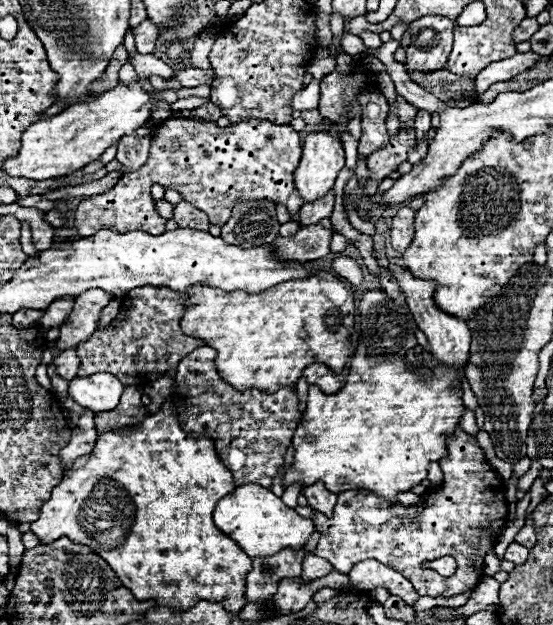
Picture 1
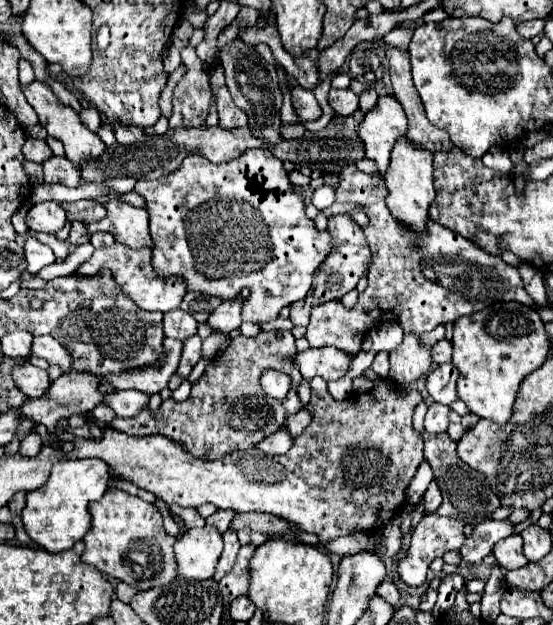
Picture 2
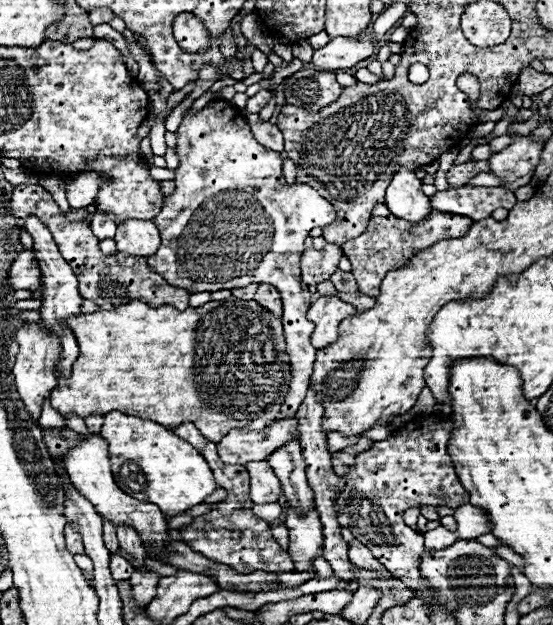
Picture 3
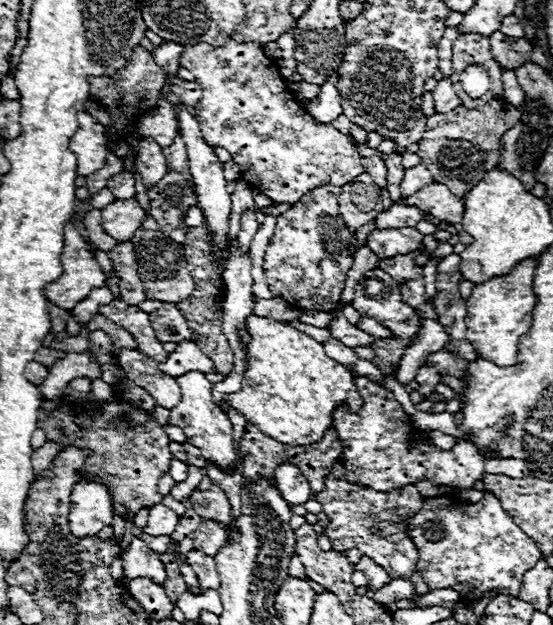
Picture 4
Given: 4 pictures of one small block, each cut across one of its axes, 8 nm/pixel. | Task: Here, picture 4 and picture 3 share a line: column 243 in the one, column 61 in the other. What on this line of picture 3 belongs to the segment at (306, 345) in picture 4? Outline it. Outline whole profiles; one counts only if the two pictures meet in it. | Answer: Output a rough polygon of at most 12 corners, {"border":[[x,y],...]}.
{"border":[[256,300],[74,316],[52,406],[210,442],[280,414],[282,320]]}

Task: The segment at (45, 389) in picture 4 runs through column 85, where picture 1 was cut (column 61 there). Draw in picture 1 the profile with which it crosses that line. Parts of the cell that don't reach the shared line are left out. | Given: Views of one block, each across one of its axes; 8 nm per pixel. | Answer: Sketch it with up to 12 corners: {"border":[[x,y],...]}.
{"border":[[76,348],[60,352],[54,360],[58,376],[72,380],[80,358]]}

